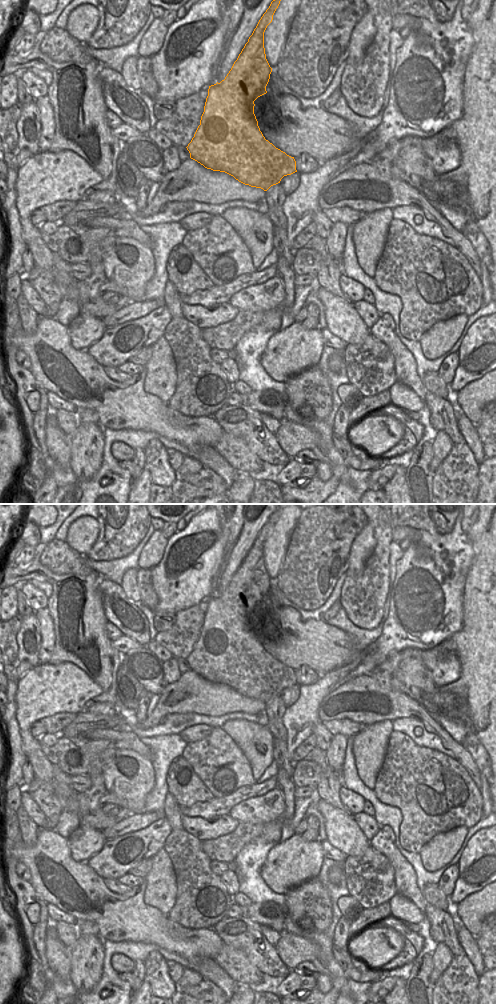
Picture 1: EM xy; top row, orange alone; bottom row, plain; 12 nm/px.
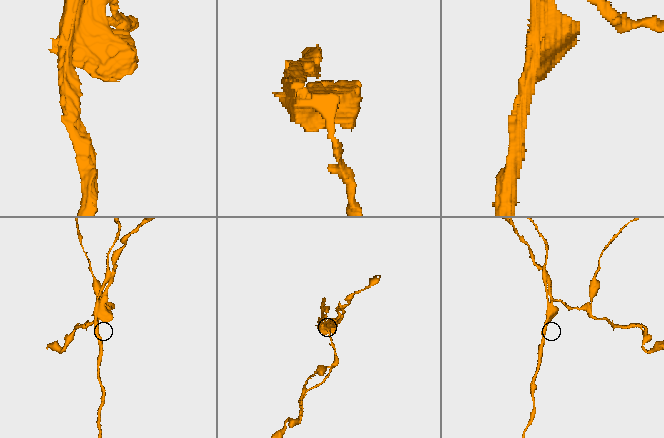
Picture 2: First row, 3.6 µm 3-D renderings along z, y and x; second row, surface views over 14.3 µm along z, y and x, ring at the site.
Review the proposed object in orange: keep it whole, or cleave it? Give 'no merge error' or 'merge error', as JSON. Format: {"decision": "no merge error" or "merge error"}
{"decision": "merge error"}

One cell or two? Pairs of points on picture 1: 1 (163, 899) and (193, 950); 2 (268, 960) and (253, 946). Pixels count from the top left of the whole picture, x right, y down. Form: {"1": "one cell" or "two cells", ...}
{"1": "two cells", "2": "one cell"}

